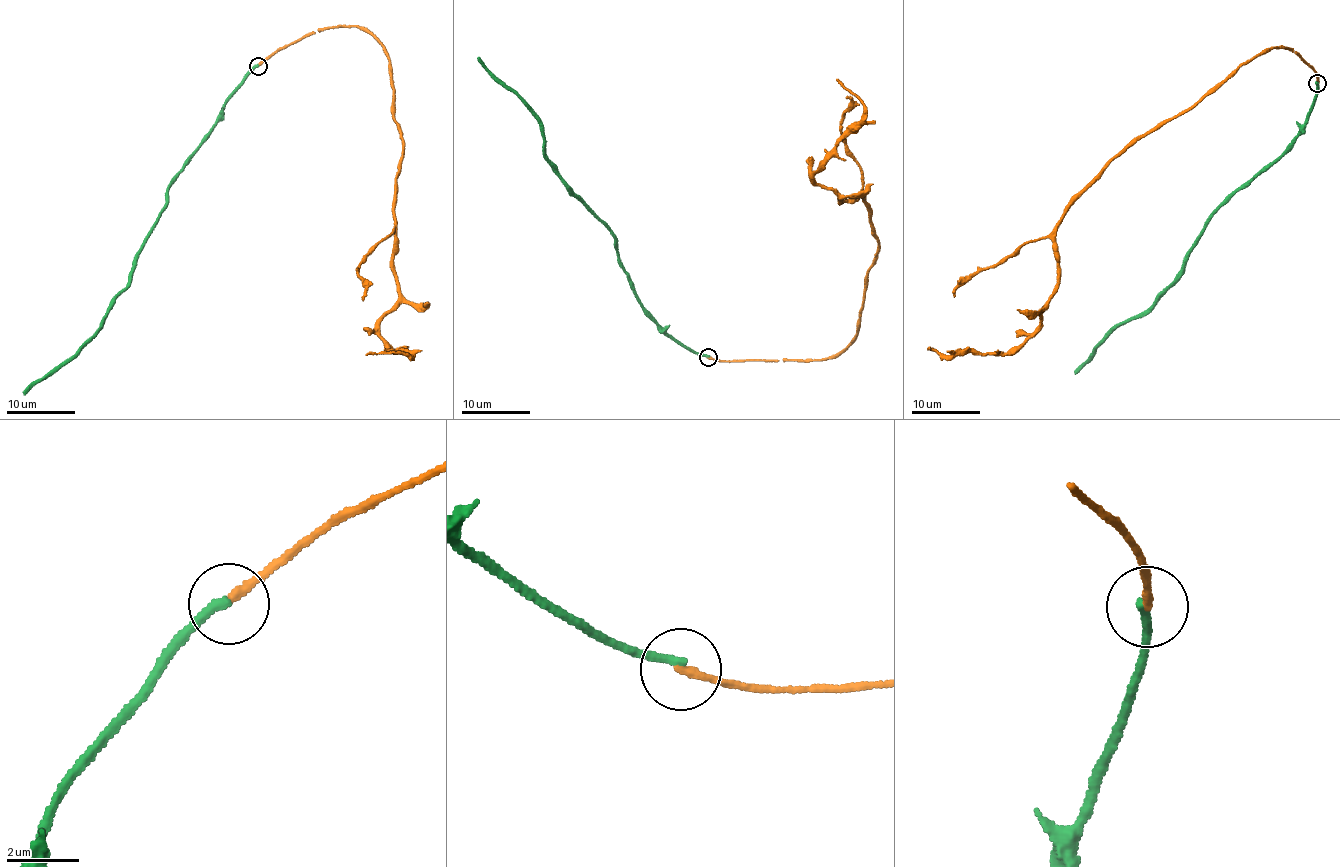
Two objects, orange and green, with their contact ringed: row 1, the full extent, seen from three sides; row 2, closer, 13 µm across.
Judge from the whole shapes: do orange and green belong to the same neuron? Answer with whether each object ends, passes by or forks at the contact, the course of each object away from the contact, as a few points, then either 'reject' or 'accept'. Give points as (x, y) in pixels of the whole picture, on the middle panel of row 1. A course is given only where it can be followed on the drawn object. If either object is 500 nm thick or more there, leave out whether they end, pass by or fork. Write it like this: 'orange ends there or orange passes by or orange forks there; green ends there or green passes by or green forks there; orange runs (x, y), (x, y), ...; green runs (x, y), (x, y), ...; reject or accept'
orange ends there; green ends there; orange runs (707, 358), (825, 360), (857, 331), (878, 248), (865, 198), (838, 202), (812, 178), (863, 119), (836, 80); green runs (707, 356), (668, 337), (644, 308), (611, 232), (572, 193), (545, 154), (540, 118), (478, 57); reject

